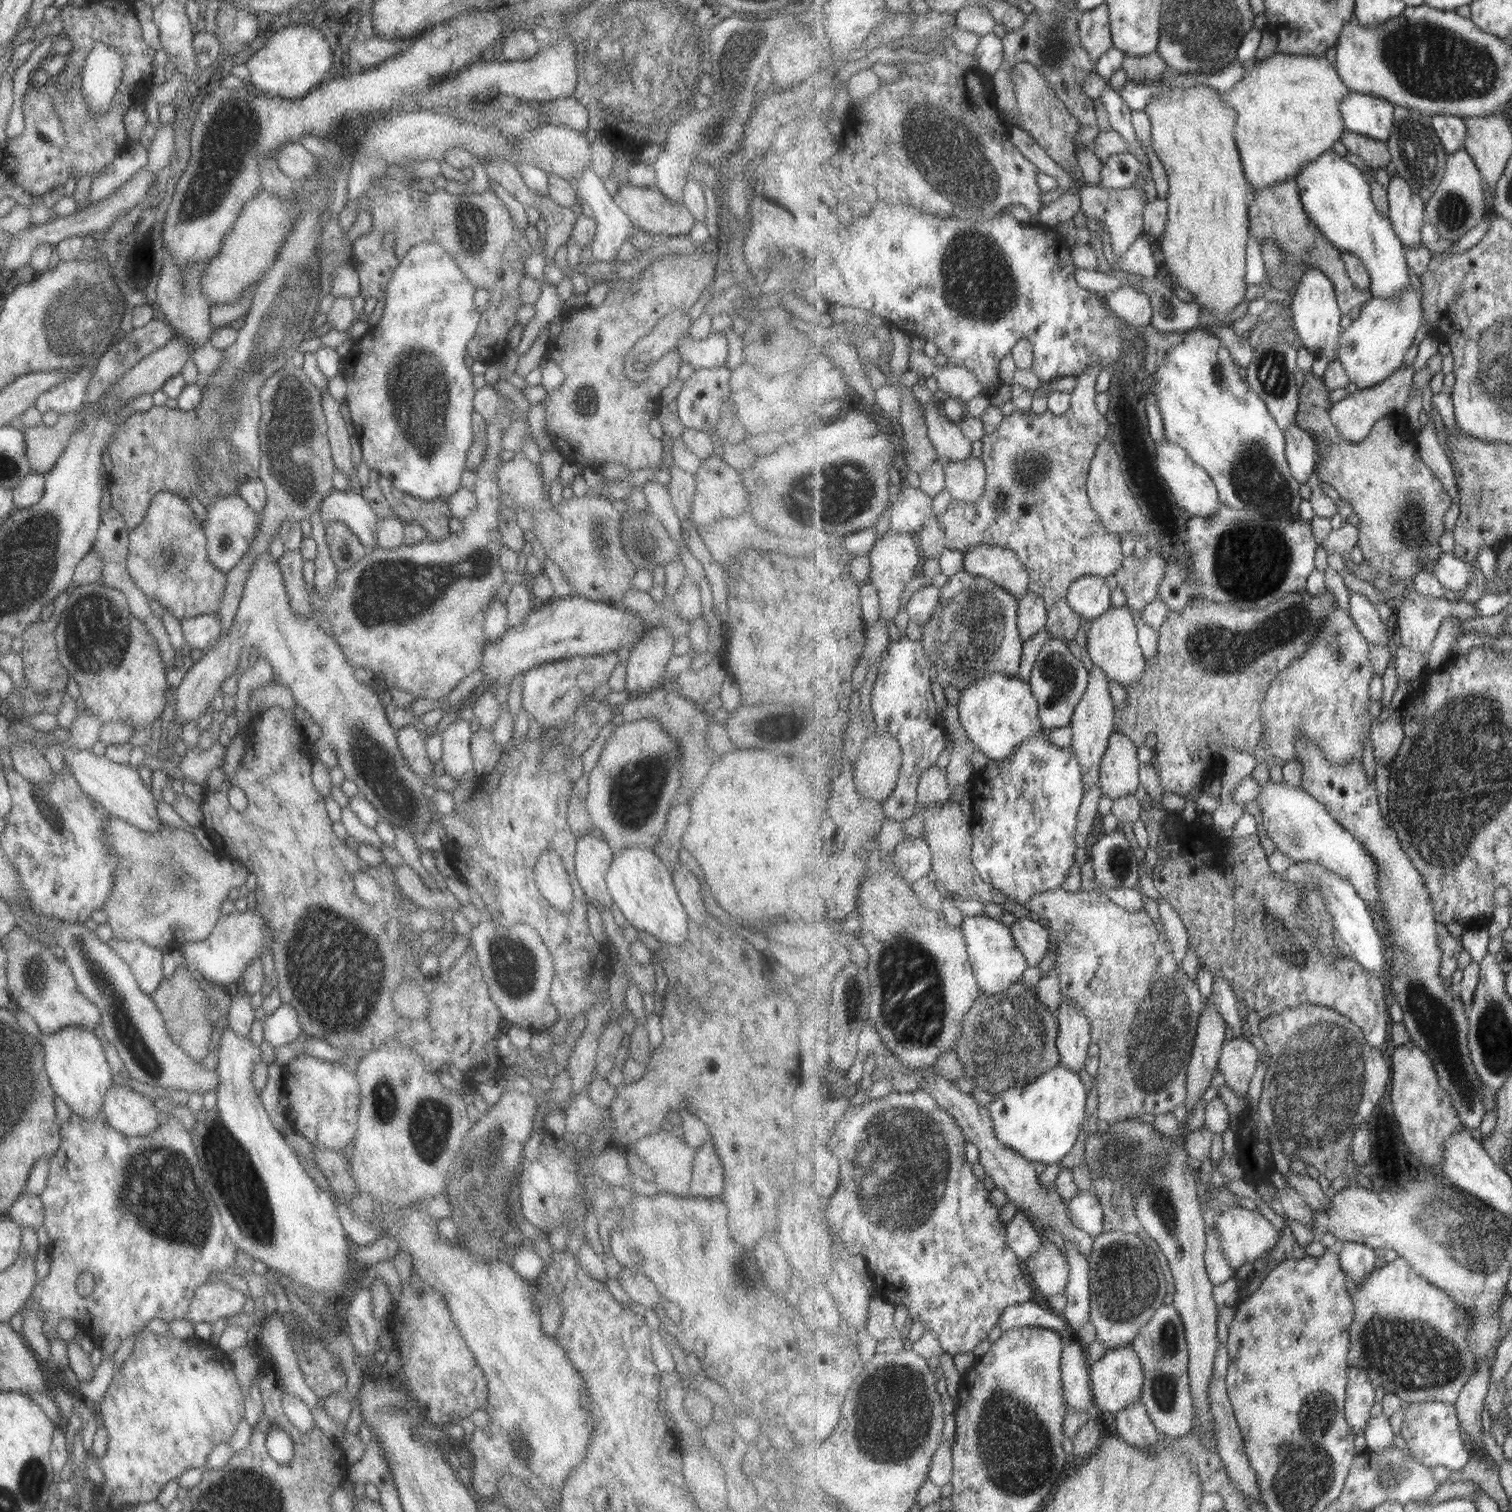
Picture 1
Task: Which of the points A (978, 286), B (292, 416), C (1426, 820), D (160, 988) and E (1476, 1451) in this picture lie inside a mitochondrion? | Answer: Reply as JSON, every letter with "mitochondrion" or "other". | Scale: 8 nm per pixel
{"A":"mitochondrion","B":"mitochondrion","C":"mitochondrion","D":"other","E":"other"}

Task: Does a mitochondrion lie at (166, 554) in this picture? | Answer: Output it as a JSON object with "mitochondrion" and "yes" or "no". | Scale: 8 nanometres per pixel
{"mitochondrion":"yes"}

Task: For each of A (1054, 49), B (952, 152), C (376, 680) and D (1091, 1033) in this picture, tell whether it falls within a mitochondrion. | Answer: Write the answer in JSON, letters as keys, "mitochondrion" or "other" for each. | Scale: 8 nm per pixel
{"A":"mitochondrion","B":"mitochondrion","C":"other","D":"other"}

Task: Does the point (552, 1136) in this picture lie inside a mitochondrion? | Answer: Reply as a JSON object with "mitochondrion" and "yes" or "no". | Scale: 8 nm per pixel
{"mitochondrion":"no"}

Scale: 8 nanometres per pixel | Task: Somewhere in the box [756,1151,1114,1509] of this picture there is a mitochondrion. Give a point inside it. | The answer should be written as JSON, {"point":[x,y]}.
{"point":[1019,1453]}

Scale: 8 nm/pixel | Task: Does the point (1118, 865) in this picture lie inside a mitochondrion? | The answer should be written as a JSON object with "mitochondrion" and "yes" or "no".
{"mitochondrion":"yes"}

